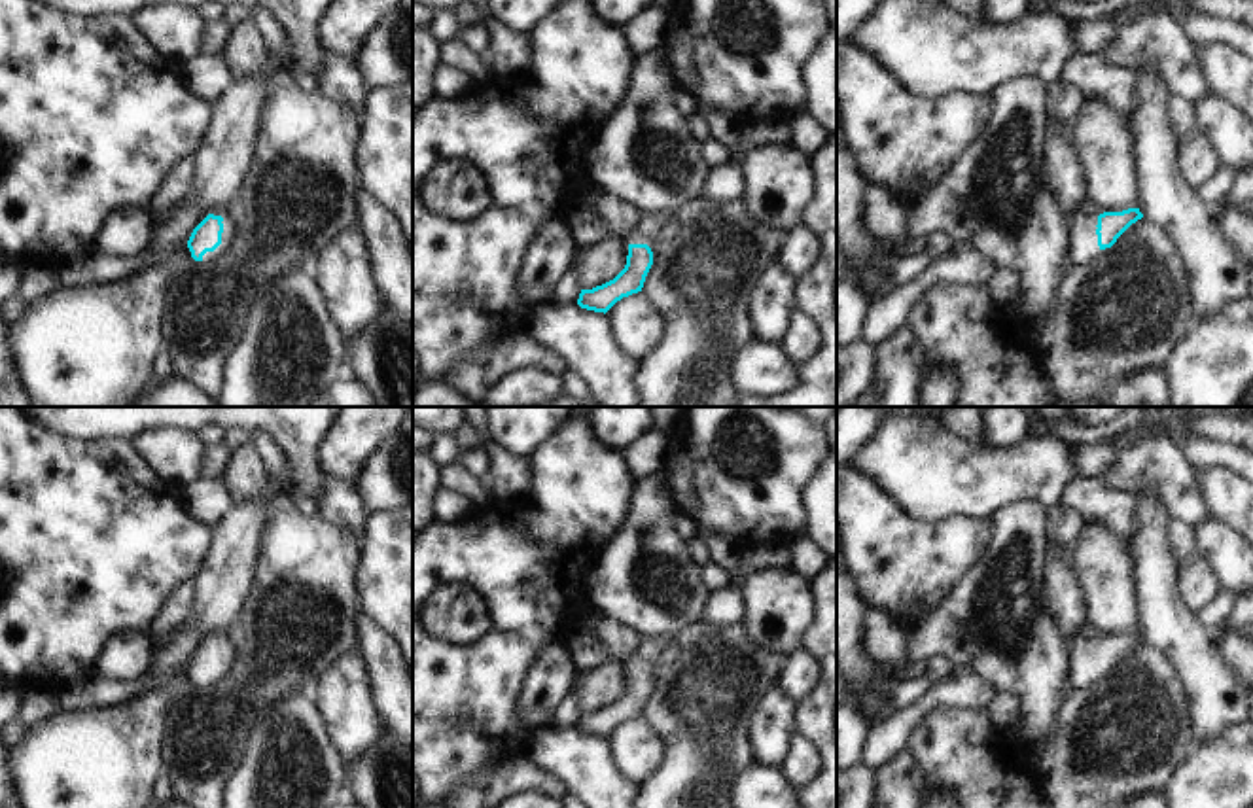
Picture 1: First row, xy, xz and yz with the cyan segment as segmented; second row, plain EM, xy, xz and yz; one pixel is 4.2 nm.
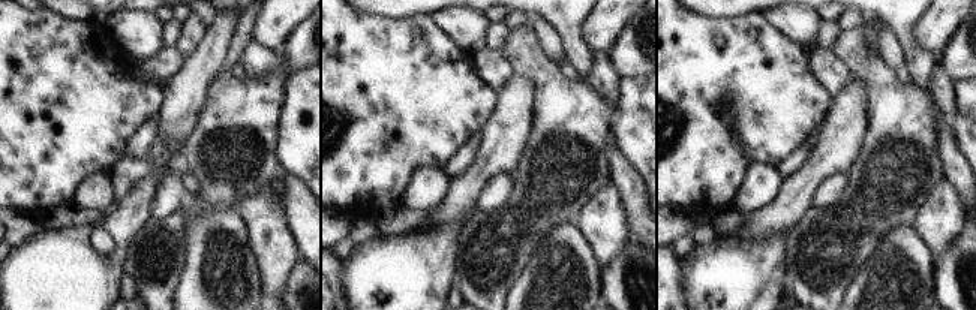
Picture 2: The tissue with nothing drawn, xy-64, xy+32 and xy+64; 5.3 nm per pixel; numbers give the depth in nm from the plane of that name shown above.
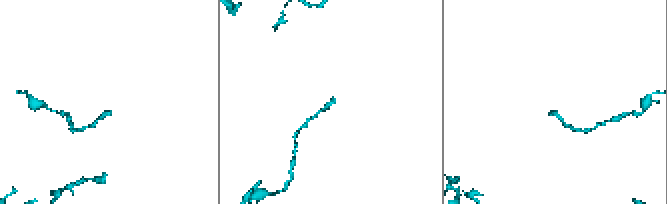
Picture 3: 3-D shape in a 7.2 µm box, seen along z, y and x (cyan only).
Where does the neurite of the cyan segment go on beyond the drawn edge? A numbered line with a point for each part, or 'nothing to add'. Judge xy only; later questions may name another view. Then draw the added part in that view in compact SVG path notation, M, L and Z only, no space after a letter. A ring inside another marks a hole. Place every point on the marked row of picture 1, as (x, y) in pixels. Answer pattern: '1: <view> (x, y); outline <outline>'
1: xy (228, 237); outline M227 212L221 218L223 218L221 244L214 252L206 252L203 255L203 261L216 257L223 248L227 248L235 242L235 216L233 216L233 212Z

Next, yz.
1: yz (1081, 220); outline M1088 206L1071 208L1066 214L1066 223L1071 231L1071 246L1069 246L1069 272L1081 265L1090 265L1096 261L1100 254L1098 246L1098 214Z

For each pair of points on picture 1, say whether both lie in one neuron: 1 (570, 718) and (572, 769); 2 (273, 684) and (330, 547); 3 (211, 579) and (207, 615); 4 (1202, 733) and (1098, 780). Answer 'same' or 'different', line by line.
1: different
2: same
3: same
4: different

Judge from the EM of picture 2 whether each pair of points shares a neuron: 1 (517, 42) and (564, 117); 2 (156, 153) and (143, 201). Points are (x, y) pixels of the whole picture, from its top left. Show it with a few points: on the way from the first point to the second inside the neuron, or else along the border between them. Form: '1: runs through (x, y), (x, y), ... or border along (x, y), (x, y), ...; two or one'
1: runs through (529, 60), (547, 78), (555, 99); one
2: runs through (158, 165), (158, 171), (144, 189); one

